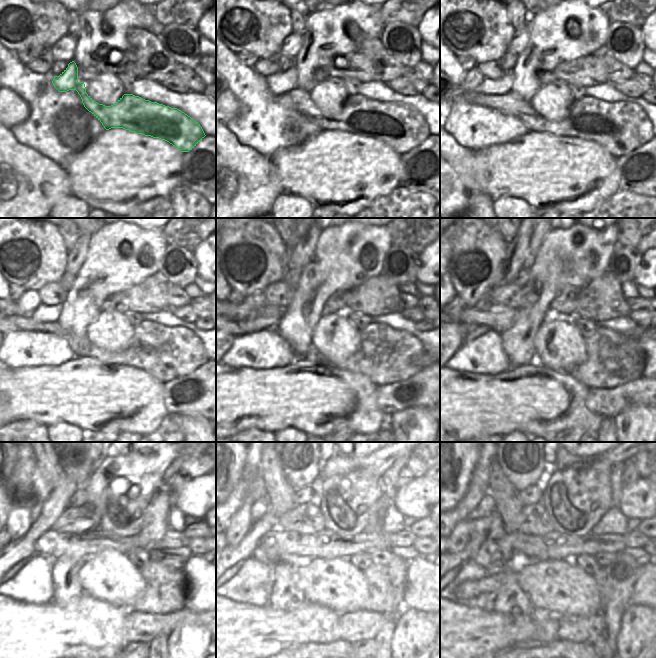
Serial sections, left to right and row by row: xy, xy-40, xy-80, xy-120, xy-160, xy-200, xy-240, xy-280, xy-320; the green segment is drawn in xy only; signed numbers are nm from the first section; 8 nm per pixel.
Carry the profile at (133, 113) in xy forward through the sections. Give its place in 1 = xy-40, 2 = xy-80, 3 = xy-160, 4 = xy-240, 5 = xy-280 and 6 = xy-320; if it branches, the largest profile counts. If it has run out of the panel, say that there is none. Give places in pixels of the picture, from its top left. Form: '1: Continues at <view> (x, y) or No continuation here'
1: Continues at xy-40 (400, 126)
2: Continues at xy-80 (620, 127)
3: Continues at xy-160 (385, 355)
4: Continues at xy-240 (165, 588)
5: Continues at xy-280 (385, 599)
6: Continues at xy-320 (600, 577)

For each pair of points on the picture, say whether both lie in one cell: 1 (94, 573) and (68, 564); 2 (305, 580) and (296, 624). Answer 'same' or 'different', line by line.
1: different
2: different

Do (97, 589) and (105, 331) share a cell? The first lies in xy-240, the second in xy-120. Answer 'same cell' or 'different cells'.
same cell

